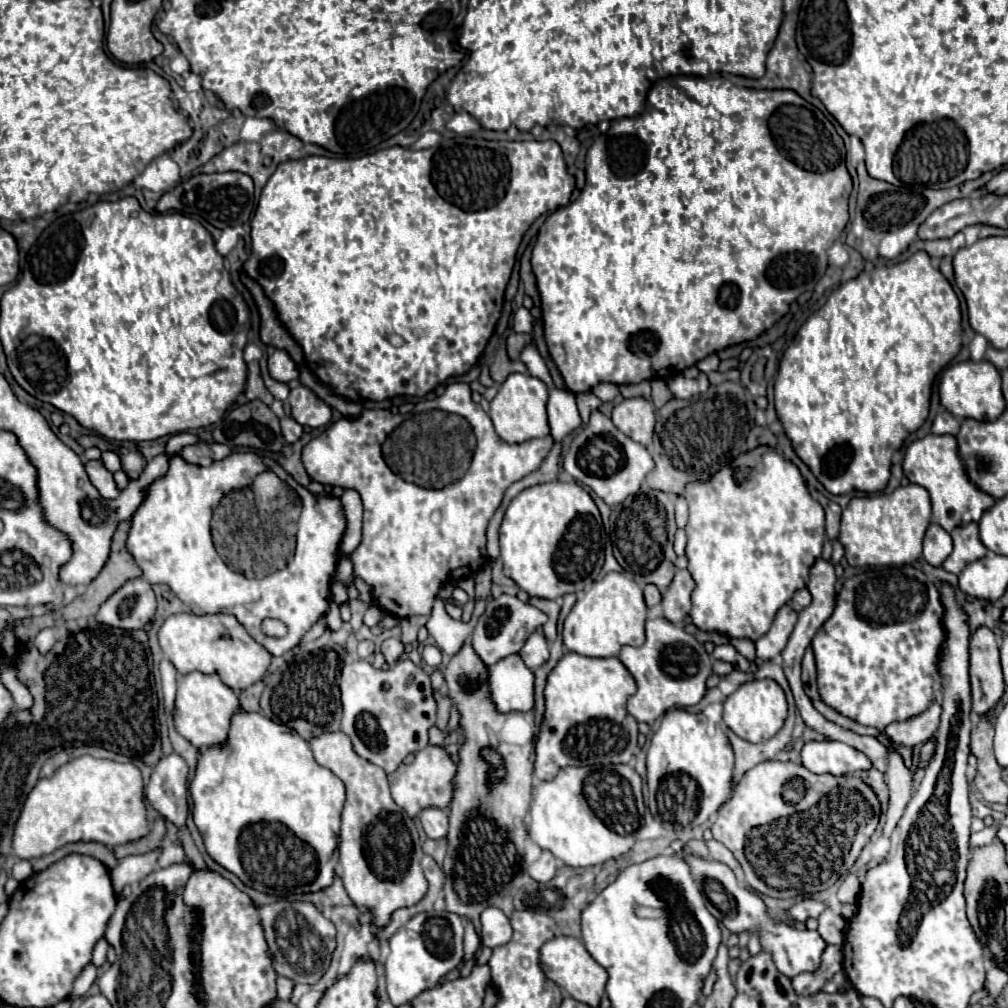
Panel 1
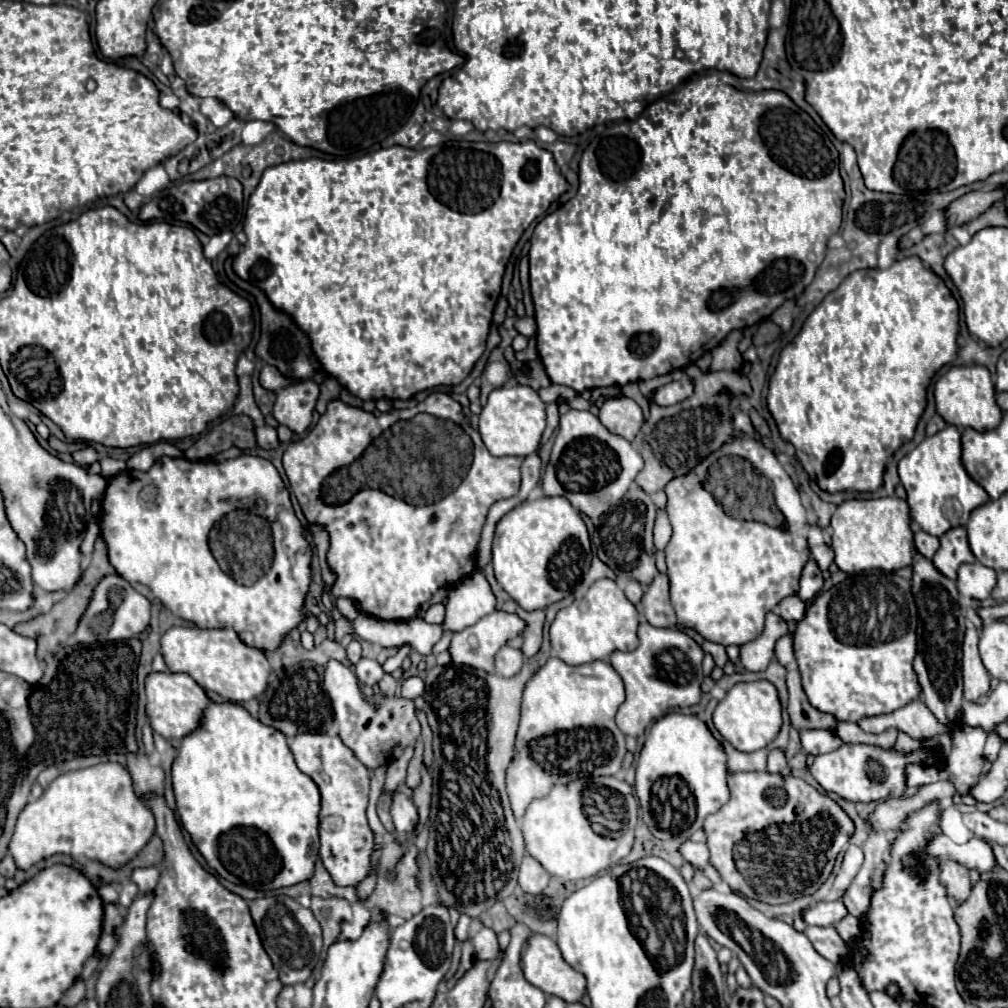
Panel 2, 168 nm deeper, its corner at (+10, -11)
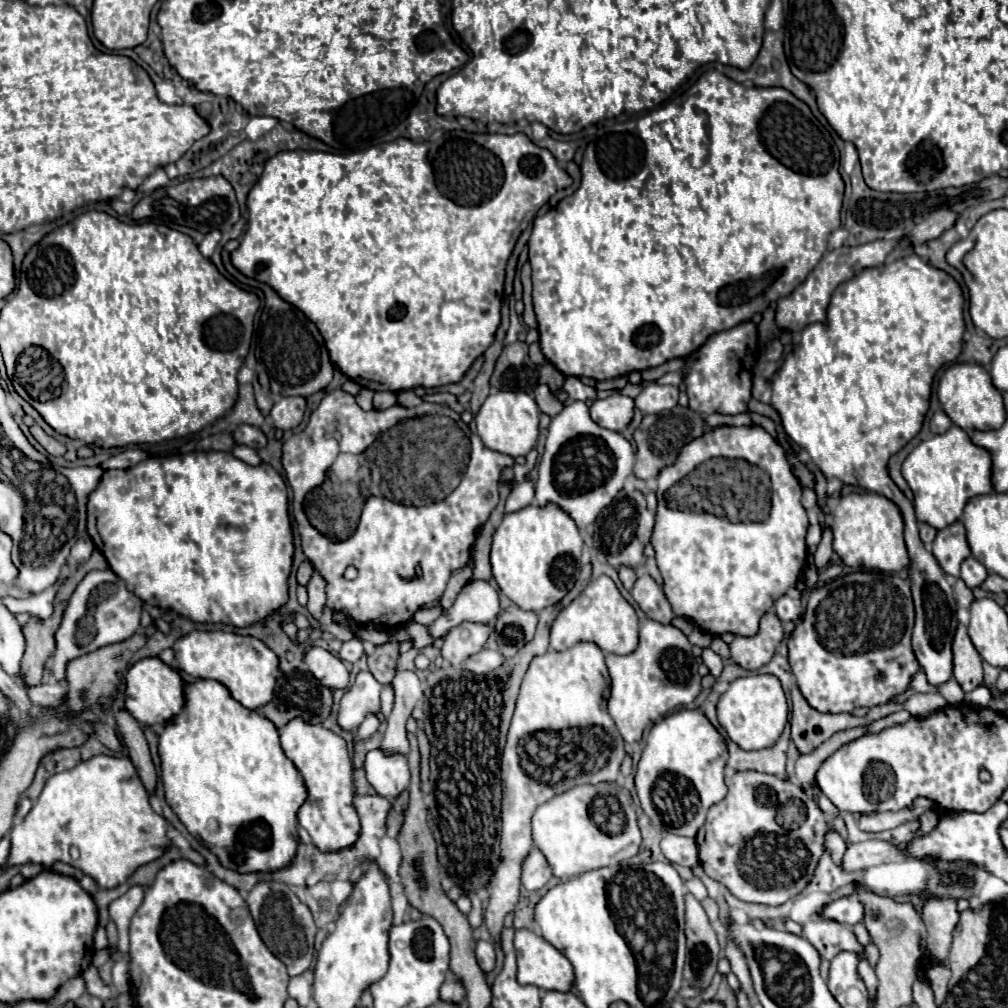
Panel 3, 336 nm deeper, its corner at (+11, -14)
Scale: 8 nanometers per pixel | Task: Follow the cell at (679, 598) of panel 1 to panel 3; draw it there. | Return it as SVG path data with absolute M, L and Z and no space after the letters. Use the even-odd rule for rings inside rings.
M640 574L634 588L632 588L632 598L638 602L640 610L650 618L660 624L670 624L674 614L672 608L662 592L662 588L654 582L650 574Z

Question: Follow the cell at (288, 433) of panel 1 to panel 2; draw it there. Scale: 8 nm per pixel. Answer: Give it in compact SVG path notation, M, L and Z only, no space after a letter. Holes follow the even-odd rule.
M263 425L263 427L255 427L255 437L257 437L257 445L261 449L275 449L279 445L279 439L277 439L277 431L269 425Z

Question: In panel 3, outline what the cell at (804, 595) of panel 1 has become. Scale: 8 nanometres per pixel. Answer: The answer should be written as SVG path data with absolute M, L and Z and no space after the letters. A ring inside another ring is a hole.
M782 596L780 600L776 600L776 614L782 622L788 620L798 620L802 616L802 604L798 598L790 598L790 596Z

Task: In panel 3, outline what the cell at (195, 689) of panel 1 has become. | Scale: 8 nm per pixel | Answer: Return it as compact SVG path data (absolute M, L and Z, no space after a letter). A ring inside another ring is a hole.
M144 658L136 662L126 676L126 708L146 726L164 726L184 710L184 680L178 670L166 666L160 658Z

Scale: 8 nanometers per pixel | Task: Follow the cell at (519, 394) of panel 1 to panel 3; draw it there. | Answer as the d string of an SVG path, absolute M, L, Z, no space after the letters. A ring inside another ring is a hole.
M514 390L492 392L480 406L480 412L476 414L474 420L478 436L482 438L484 446L494 452L518 458L526 456L536 446L540 408L536 408L536 402L526 392L514 392Z

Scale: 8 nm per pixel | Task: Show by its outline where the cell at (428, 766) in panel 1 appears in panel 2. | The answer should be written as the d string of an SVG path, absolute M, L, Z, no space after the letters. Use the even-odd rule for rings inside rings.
M397 759L387 769L387 781L385 781L387 793L393 793L393 789L397 789L403 783L403 779L405 779L405 759Z

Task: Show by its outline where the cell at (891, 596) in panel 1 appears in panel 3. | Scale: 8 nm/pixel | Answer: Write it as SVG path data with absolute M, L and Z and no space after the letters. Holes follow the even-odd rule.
M850 572L844 578L834 578L822 588L814 588L808 598L806 612L800 624L794 628L788 650L790 666L798 680L800 692L812 708L818 712L852 712L854 708L874 708L904 694L910 688L912 678L920 670L912 652L912 626L914 604L910 596L910 584L896 574L886 572Z

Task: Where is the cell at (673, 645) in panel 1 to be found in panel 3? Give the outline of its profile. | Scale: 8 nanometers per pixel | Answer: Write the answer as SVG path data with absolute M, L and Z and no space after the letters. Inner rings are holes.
M646 620L640 626L638 648L626 656L606 654L606 666L612 680L608 712L622 738L630 744L642 738L646 726L662 720L670 710L694 702L700 694L700 674L692 644L672 624L662 626L660 622Z

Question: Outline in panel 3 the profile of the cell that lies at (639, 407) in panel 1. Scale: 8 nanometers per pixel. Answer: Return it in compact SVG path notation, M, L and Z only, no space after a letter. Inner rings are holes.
M612 394L612 396L616 398L594 400L594 404L590 406L590 414L592 414L592 420L602 428L622 434L634 418L634 400L624 394Z

